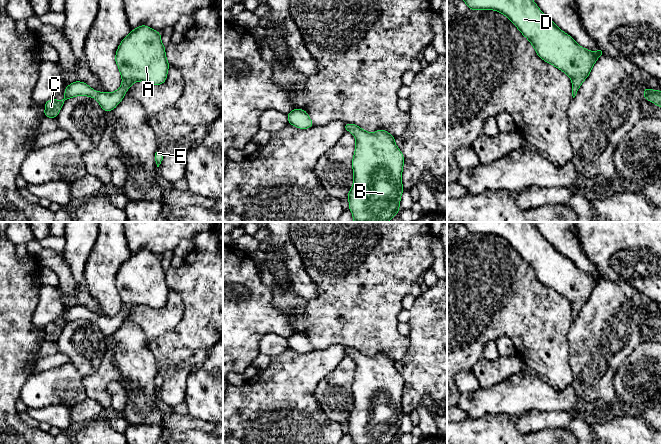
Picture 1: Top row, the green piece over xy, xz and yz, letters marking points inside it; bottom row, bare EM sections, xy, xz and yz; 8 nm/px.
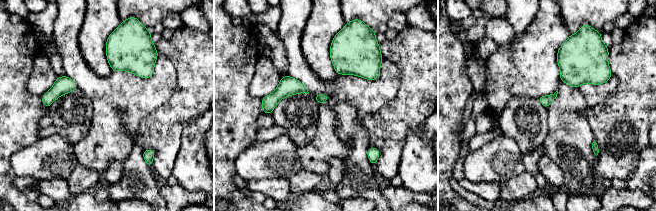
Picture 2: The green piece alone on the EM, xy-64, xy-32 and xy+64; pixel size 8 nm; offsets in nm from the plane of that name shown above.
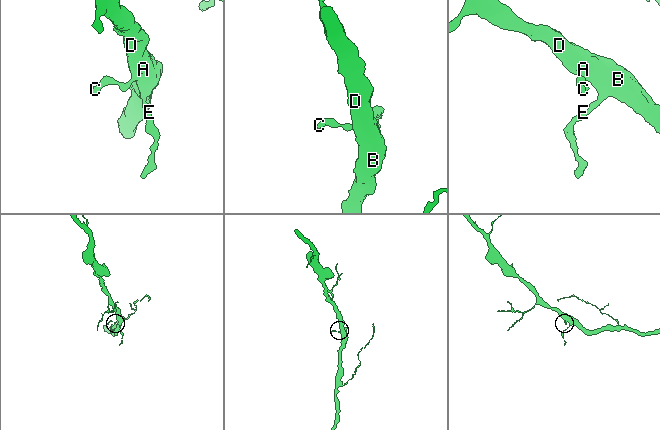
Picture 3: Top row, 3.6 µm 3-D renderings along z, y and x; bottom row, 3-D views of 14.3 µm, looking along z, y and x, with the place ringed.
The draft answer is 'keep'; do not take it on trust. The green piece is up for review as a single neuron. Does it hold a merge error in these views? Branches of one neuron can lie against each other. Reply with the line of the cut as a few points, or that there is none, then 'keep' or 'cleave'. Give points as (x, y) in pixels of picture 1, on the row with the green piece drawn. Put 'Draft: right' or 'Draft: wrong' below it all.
no cut; keep
Draft: right

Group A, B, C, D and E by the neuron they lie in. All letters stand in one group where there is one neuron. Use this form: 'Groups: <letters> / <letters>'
Groups: A B C D E

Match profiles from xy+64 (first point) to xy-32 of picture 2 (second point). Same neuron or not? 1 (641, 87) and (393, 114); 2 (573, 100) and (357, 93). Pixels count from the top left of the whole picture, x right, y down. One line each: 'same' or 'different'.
1: same
2: different

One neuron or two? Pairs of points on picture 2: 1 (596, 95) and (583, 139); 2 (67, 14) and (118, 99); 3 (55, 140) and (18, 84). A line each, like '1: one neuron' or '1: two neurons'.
1: two neurons
2: one neuron
3: two neurons

